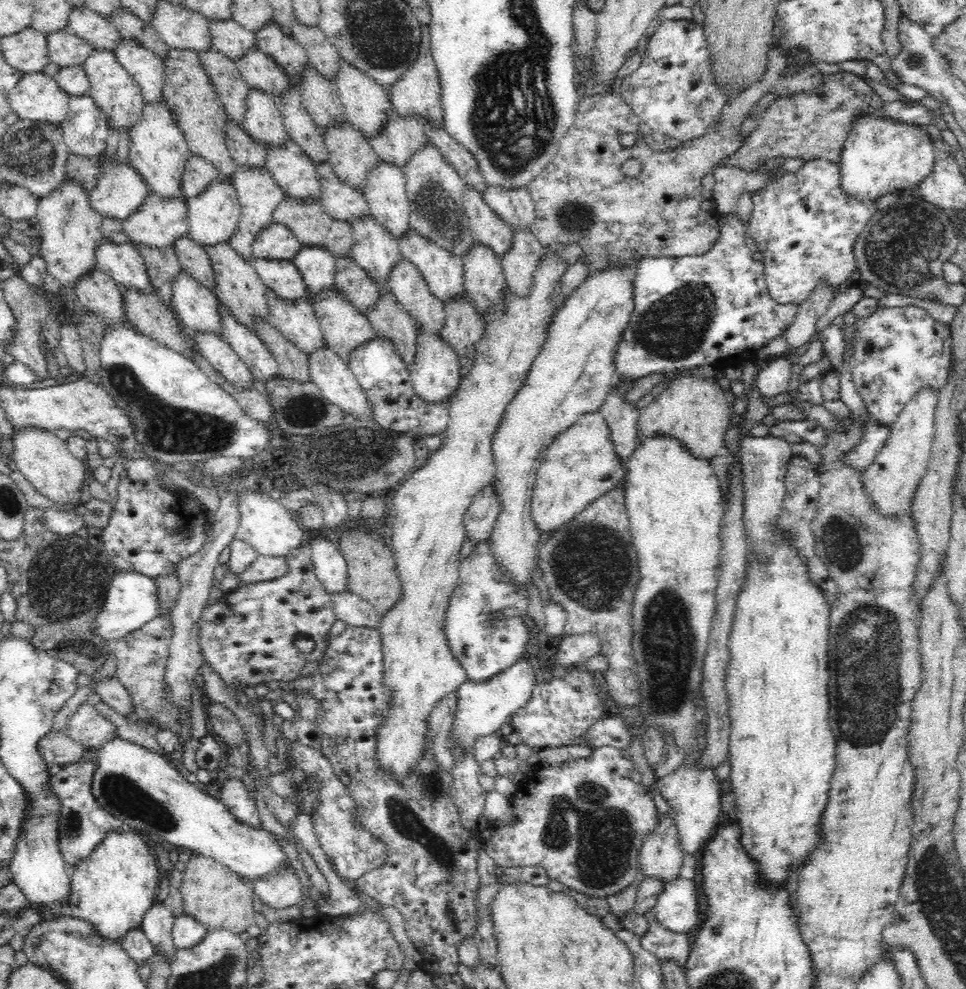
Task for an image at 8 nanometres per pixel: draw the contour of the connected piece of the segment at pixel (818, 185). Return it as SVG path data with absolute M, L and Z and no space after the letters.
M815 159L806 162L796 172L788 172L781 167L778 170L766 169L766 177L772 177L770 181L760 190L749 192L753 200L753 211L748 220L747 231L763 254L764 278L769 293L779 304L800 305L804 300L808 300L808 296L820 282L827 282L833 290L841 290L853 283L856 279L854 243L877 211L874 201L858 201L846 195L846 191L840 185L842 176L839 164Z

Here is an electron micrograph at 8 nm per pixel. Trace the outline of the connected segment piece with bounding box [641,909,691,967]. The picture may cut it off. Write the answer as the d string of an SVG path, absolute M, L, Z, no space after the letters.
M648 909L642 915L648 923L648 930L641 936L641 945L660 959L670 959L684 967L690 954L688 934L671 931L656 919L654 911Z

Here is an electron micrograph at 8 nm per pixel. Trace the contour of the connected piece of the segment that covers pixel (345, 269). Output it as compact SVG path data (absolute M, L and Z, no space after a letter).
M338 257L335 262L335 286L344 297L366 315L380 296L380 285L368 272L360 268L352 257Z

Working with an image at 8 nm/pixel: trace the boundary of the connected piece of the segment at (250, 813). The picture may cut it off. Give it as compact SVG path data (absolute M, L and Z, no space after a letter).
M228 779L220 790L220 801L230 809L230 813L250 827L260 827L260 818L253 798L242 779Z

